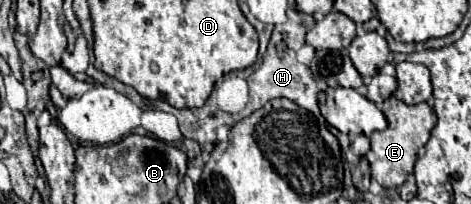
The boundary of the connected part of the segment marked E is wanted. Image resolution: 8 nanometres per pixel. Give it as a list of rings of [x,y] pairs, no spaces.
[[[395,96],[387,98],[383,102],[381,110],[383,110],[389,126],[383,132],[373,132],[371,134],[371,150],[367,152],[365,158],[371,164],[371,176],[381,186],[397,188],[413,172],[413,164],[415,164],[417,152],[419,152],[419,144],[427,144],[427,140],[431,136],[431,130],[435,128],[437,116],[435,116],[435,110],[425,102],[415,104],[415,106],[407,106],[405,102],[397,100]]]

